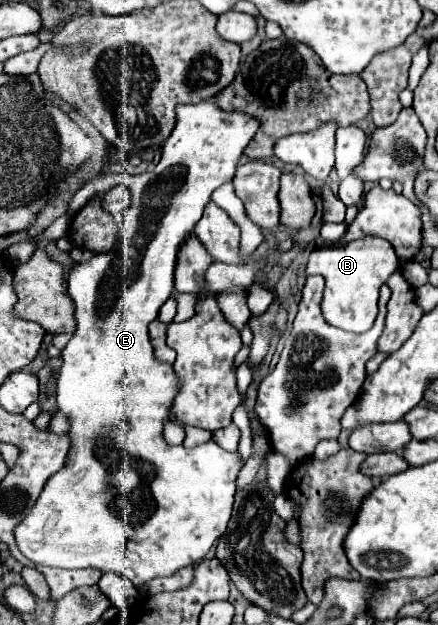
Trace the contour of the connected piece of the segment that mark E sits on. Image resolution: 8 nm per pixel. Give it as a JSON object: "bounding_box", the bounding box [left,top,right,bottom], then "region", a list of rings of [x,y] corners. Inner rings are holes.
{"bounding_box":[16,101,260,587],"region":[[[212,101],[198,105],[178,107],[178,123],[170,139],[162,147],[162,159],[152,173],[126,175],[126,173],[100,173],[82,187],[112,189],[118,183],[128,185],[132,205],[124,211],[120,223],[120,243],[110,251],[92,257],[90,261],[76,263],[68,275],[68,293],[76,305],[76,331],[62,351],[62,367],[56,387],[58,409],[70,419],[70,451],[64,467],[50,475],[34,507],[16,529],[16,545],[24,557],[36,565],[50,565],[60,569],[86,569],[116,571],[126,577],[134,587],[148,583],[154,577],[174,575],[178,569],[188,567],[206,557],[216,539],[226,531],[234,493],[236,475],[240,471],[240,455],[222,451],[212,441],[186,449],[184,445],[168,445],[162,437],[162,425],[168,421],[168,407],[176,395],[178,379],[172,365],[158,363],[152,355],[148,337],[148,323],[158,317],[158,309],[170,299],[174,291],[174,265],[178,245],[188,237],[210,195],[228,183],[238,167],[238,161],[260,129],[260,121],[242,111],[222,111]],[[98,447],[124,449],[138,461],[152,463],[152,501],[154,509],[140,523],[128,525],[114,509],[114,483],[104,465],[106,455],[96,455]]]}

